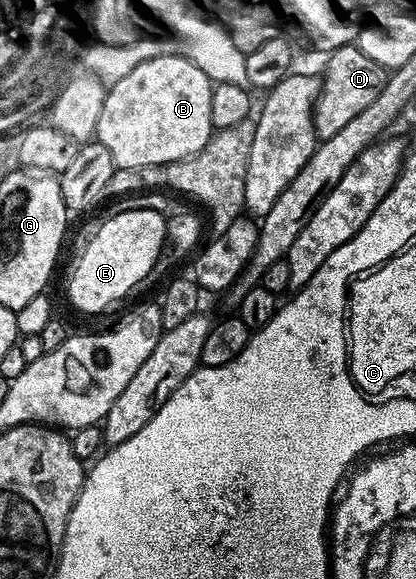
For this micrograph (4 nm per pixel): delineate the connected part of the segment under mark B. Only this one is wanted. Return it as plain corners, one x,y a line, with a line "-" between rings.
161,60
155,64
136,70
114,93
105,97
102,113
98,119
97,139
116,158
119,169
137,170
140,168
164,168
196,158
204,146
213,138
212,98
215,89
192,66
178,60

